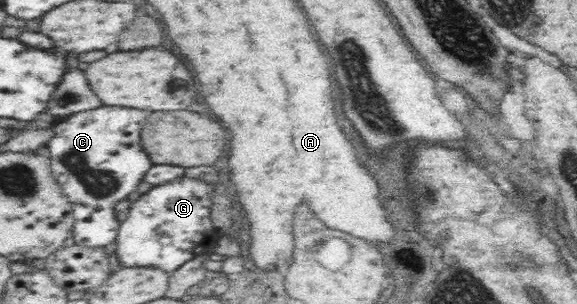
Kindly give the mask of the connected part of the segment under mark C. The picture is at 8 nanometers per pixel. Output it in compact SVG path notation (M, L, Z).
M98 107L94 111L81 111L64 119L59 119L52 126L52 137L48 139L49 160L52 175L68 195L72 207L74 207L74 239L78 245L88 247L104 247L113 243L118 233L118 221L114 215L114 205L134 193L138 183L146 171L152 167L148 155L144 153L140 145L140 133L144 127L144 121L148 119L148 111L130 109L130 107Z

